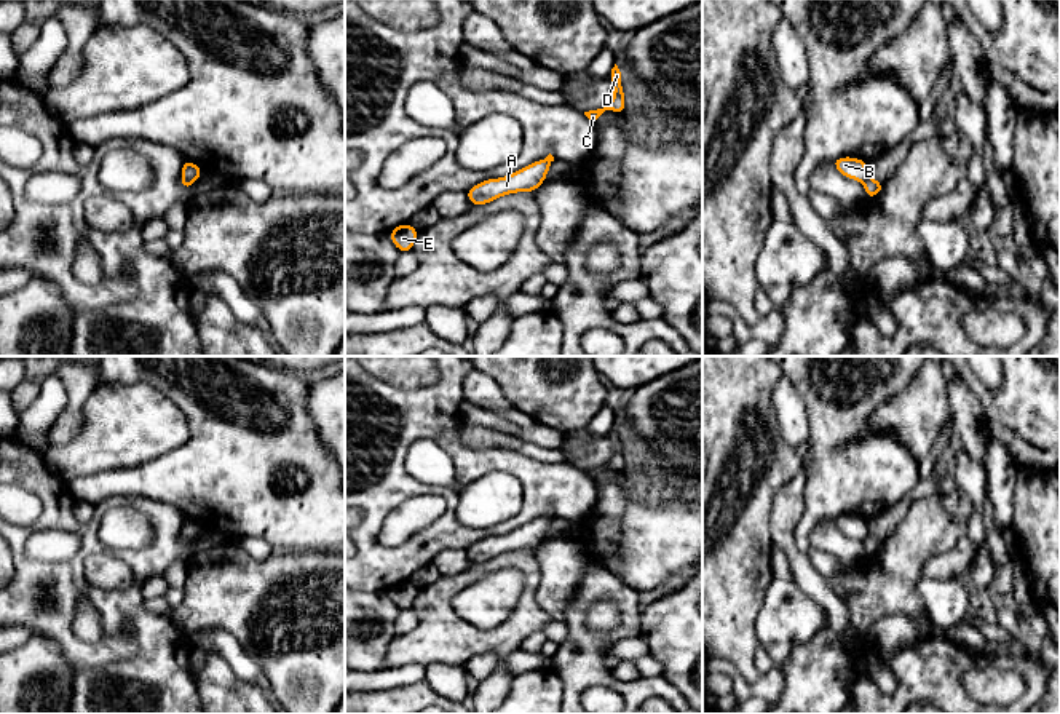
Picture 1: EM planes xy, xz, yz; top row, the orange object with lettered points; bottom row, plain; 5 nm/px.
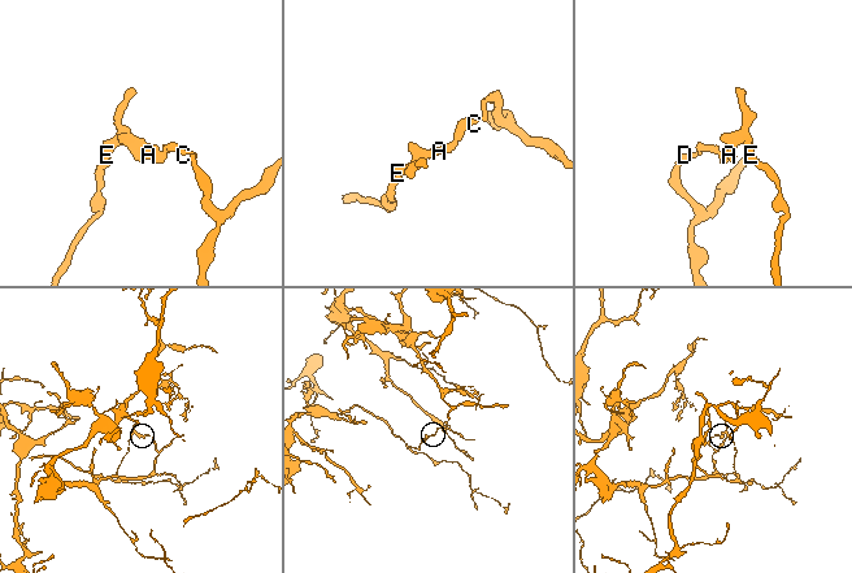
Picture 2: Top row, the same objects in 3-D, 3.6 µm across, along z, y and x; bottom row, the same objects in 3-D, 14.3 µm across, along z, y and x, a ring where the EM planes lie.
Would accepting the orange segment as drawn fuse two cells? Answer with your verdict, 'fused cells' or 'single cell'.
fused cells

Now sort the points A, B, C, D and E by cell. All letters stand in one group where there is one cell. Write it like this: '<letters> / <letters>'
A E / B C D

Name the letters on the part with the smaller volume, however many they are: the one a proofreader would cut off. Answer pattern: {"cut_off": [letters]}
{"cut_off": ["A", "E"]}

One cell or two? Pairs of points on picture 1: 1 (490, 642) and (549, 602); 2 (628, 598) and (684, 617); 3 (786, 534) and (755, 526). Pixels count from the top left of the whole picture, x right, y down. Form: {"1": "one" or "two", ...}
{"1": "two", "2": "two", "3": "two"}

